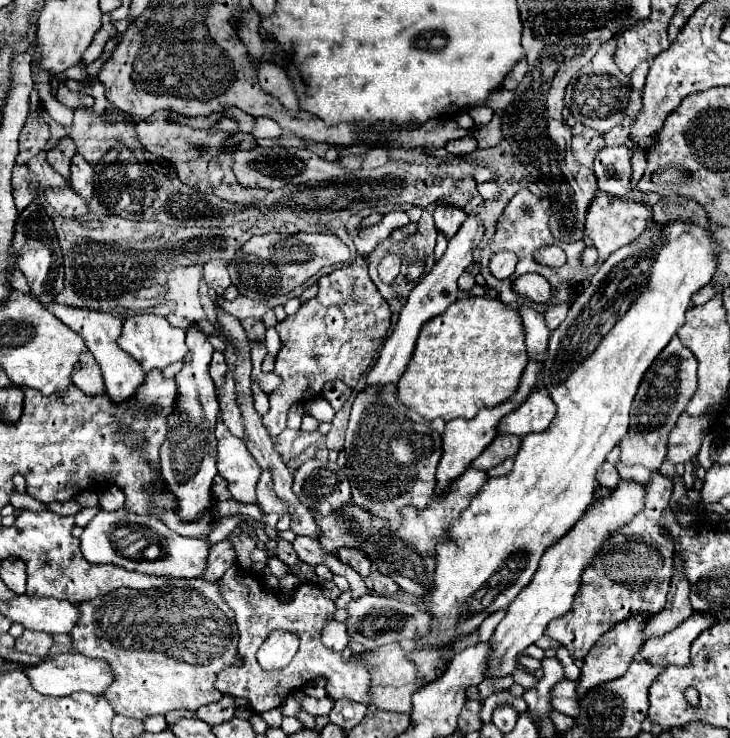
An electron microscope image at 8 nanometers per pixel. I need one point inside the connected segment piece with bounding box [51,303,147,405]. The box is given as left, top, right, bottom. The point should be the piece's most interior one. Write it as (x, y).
(123, 377)

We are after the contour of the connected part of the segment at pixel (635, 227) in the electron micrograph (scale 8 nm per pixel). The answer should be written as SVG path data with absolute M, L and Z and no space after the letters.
M597 193L593 203L591 203L591 211L587 213L587 223L585 223L585 235L593 239L595 243L595 249L599 251L599 259L595 263L595 267L591 269L597 271L599 265L613 253L617 251L619 247L631 243L631 239L639 237L645 229L647 229L647 223L651 219L651 211L641 205L641 203L635 203L635 201L629 201L629 199L619 199L615 195L607 195L607 193Z

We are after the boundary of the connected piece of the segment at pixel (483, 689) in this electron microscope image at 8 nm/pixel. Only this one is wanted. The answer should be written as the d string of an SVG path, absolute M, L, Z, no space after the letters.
M503 677L503 679L487 679L487 681L483 681L477 689L479 689L479 695L481 695L481 699L479 699L479 703L483 705L483 701L489 697L489 695L493 695L493 693L497 693L497 691L505 691L505 689L509 689L513 685L513 677Z

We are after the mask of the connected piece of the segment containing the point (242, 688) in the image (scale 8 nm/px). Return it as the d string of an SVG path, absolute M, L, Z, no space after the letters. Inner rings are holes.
M235 563L219 581L219 593L221 599L233 609L235 621L239 627L239 655L245 659L241 667L229 667L217 673L215 687L221 693L247 699L249 709L253 713L263 713L269 709L279 707L295 689L301 689L305 683L325 677L327 679L327 693L331 699L351 699L359 703L369 701L369 673L365 673L365 659L367 653L363 655L351 655L349 659L343 657L343 653L335 653L331 649L325 649L321 643L321 629L325 627L325 621L335 613L335 603L327 599L317 585L303 583L299 585L289 601L279 601L277 597L261 597L259 591L265 591L261 581L257 577L251 577L245 569ZM273 629L289 629L295 631L301 637L301 647L293 661L285 669L275 669L275 671L265 671L257 663L257 649L259 645L267 639L267 635Z

